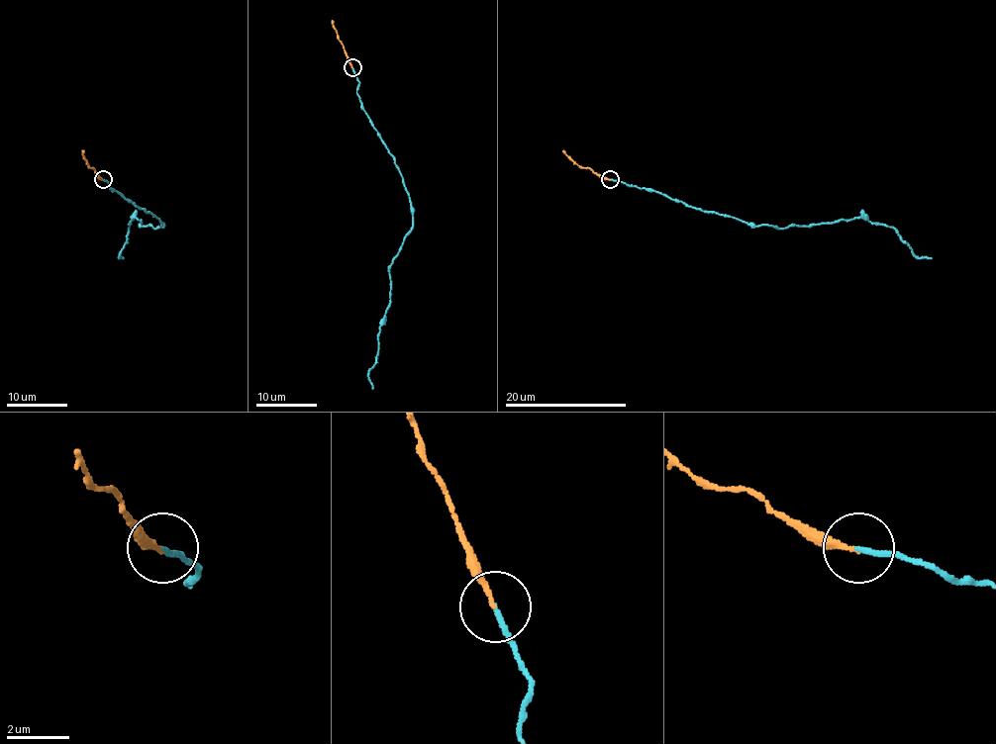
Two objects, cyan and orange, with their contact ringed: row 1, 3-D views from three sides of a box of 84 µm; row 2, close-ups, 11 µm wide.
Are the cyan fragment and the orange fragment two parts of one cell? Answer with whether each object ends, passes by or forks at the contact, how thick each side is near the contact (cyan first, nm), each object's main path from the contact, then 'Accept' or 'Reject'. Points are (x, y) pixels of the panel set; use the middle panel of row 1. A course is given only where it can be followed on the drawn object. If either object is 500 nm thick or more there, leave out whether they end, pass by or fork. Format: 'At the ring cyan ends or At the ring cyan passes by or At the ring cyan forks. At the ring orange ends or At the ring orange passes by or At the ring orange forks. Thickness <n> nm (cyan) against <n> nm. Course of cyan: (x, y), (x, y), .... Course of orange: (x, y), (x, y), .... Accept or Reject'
At the ring cyan ends. At the ring orange ends. Thickness 150 nm (cyan) against 150 nm. Course of cyan: (352, 68), (361, 109), (394, 158), (412, 213), (412, 230), (391, 264), (391, 297), (367, 374), (372, 388). Course of orange: (352, 68), (332, 21). Reject

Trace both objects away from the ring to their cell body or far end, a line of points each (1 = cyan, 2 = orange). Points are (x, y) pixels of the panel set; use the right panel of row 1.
1: (611, 179), (755, 226), (807, 226), (865, 217), (891, 226), (917, 256), (931, 258)
2: (611, 180), (589, 168), (578, 166), (563, 149)

